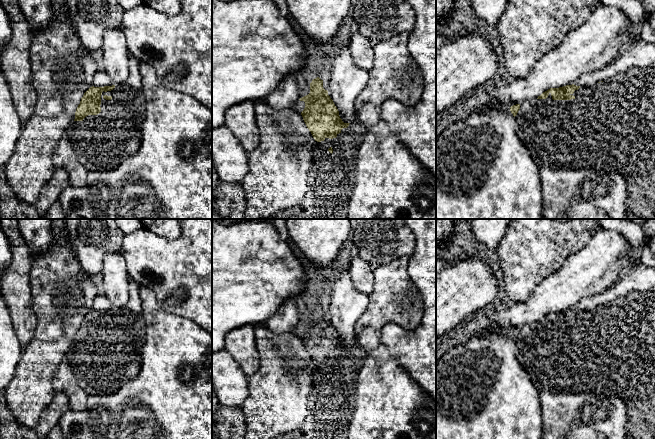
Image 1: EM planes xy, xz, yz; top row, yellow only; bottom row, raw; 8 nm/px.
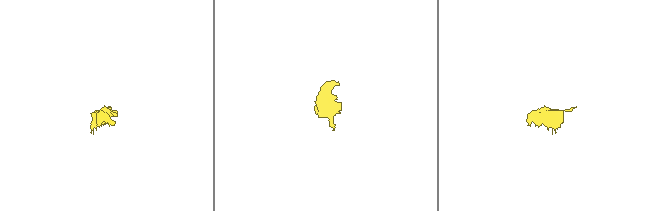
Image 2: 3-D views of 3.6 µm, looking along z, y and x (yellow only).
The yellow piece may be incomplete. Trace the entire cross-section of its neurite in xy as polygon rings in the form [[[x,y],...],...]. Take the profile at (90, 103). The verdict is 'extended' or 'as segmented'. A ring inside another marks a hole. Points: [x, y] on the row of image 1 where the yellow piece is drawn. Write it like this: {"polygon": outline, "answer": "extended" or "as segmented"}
{"polygon": [[[112,85],[90,87],[81,98],[65,131],[81,164],[88,171],[109,171],[134,155],[142,143],[146,99],[141,89]]], "answer": "extended"}

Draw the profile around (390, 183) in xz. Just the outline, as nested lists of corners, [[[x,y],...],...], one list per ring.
[[[380,120],[365,134],[358,149],[355,176],[351,183],[352,191],[351,194],[346,198],[348,202],[347,219],[436,219],[436,177],[420,164],[420,162],[413,156],[409,149],[390,130],[387,122],[384,120]]]

